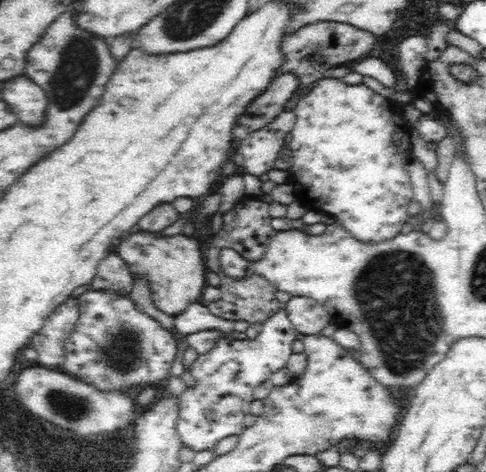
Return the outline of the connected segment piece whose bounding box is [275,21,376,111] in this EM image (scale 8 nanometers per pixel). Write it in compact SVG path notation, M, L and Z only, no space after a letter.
M324 21L309 24L290 33L282 40L282 44L280 44L280 49L282 49L282 53L284 53L284 64L280 66L281 70L277 72L275 78L282 76L282 74L294 74L298 76L300 86L298 86L298 90L292 94L290 101L284 104L284 110L294 110L298 98L300 98L299 92L318 82L321 78L321 76L314 76L314 80L310 80L310 76L308 76L308 58L312 60L312 56L326 56L324 62L343 65L344 62L348 62L349 60L356 60L360 58L360 56L364 57L364 54L368 54L368 52L372 50L374 44L376 44L376 36L374 36L374 33L343 22Z

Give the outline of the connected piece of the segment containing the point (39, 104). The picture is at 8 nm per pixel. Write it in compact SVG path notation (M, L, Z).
M18 76L4 82L2 100L12 108L12 112L18 116L20 122L30 126L42 124L48 100L42 88L32 80Z

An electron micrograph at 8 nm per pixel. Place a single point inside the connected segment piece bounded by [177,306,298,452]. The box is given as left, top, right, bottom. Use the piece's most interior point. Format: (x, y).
(215, 408)

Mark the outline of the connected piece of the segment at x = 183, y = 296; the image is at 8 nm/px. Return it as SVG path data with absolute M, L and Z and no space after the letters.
M136 229L123 236L122 242L113 248L113 252L126 261L133 278L138 276L148 279L152 303L163 313L176 316L187 310L188 306L199 303L208 286L205 276L208 268L201 247L194 237L181 233L166 237Z

